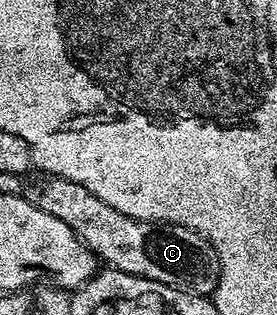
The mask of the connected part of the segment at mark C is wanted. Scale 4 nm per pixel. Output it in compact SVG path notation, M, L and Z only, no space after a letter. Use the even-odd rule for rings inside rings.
M57 175L41 177L38 183L26 182L23 195L31 205L43 209L43 213L59 217L59 221L72 229L102 264L206 297L212 296L217 287L221 262L208 239L190 227L127 217L127 213L111 209L107 201L99 201L99 197L82 183L72 183Z

